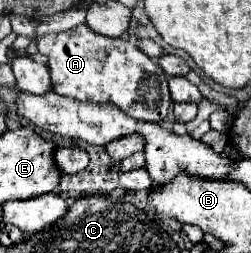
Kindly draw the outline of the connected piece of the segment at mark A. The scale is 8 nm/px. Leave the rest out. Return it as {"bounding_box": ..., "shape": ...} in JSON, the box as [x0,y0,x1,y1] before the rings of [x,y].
{"bounding_box":[37,24,171,122],"shape":[[[87,24],[37,40],[41,54],[49,58],[49,74],[57,94],[83,102],[111,102],[127,116],[161,122],[171,106],[171,94],[163,68],[125,38],[99,36]]]}

